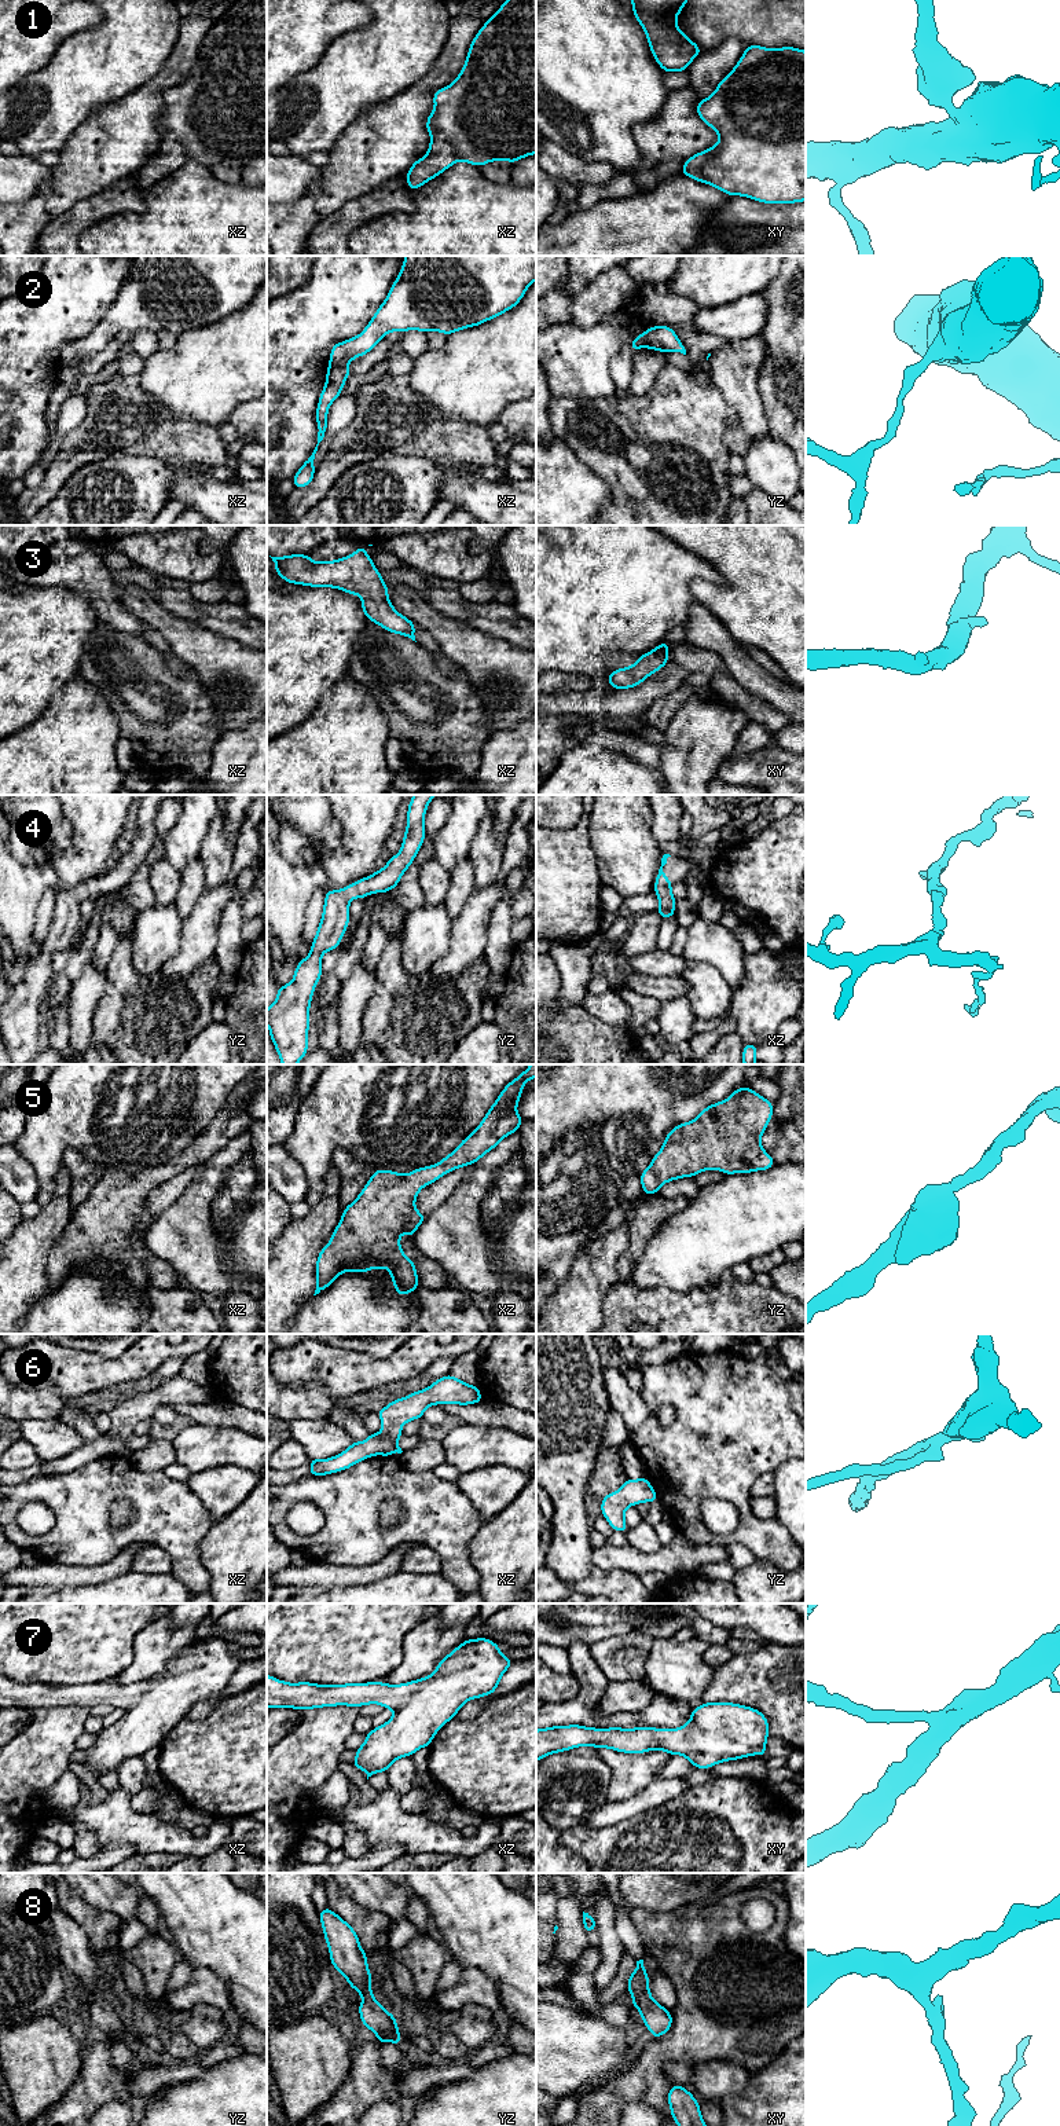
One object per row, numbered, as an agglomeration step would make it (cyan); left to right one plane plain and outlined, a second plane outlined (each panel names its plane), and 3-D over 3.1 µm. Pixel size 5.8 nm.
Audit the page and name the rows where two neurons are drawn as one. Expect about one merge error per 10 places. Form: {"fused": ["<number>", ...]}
{"fused": []}

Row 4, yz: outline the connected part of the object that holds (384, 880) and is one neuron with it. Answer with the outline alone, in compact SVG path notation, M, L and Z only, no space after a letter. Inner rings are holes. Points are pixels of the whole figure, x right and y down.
M414 795L407 810L407 828L397 855L381 870L342 890L324 895L323 914L311 953L294 971L293 980L278 987L276 1000L267 1008L267 1024L282 1064L297 1064L308 1052L309 1007L322 976L322 956L337 949L349 924L349 903L355 898L393 890L415 859L425 840L425 813L437 795Z

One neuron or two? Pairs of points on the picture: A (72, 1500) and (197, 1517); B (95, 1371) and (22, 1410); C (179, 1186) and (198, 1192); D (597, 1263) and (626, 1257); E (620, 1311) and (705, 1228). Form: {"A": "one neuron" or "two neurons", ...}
{"A": "one neuron", "B": "two neurons", "C": "two neurons", "D": "two neurons", "E": "two neurons"}

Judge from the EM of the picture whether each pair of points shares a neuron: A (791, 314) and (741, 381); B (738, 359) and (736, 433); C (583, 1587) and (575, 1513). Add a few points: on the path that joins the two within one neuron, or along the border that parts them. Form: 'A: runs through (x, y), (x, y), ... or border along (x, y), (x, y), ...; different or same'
A: border along (760, 334), (766, 345), (766, 358), (758, 378); different
B: runs through (738, 377), (740, 392), (744, 398), (744, 415); same
C: border along (593, 1565), (575, 1582), (562, 1582), (551, 1571); different

